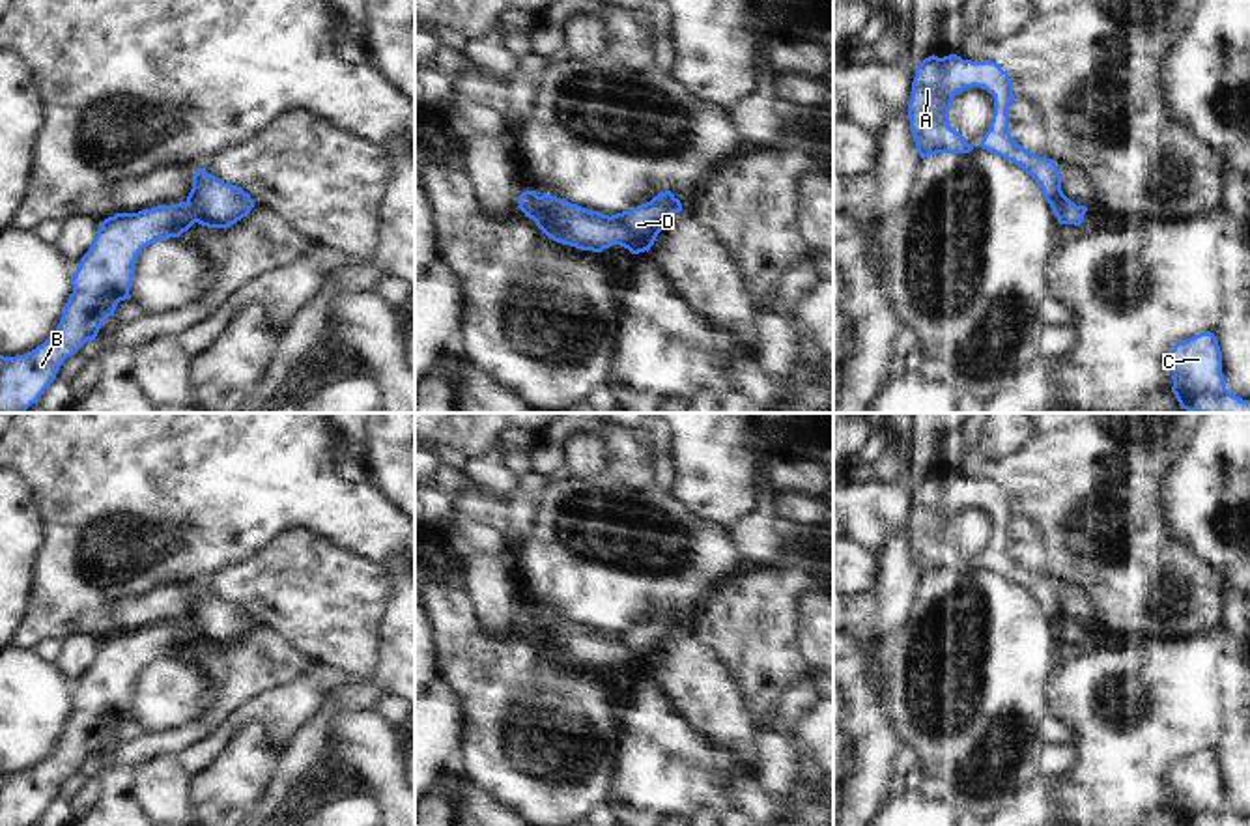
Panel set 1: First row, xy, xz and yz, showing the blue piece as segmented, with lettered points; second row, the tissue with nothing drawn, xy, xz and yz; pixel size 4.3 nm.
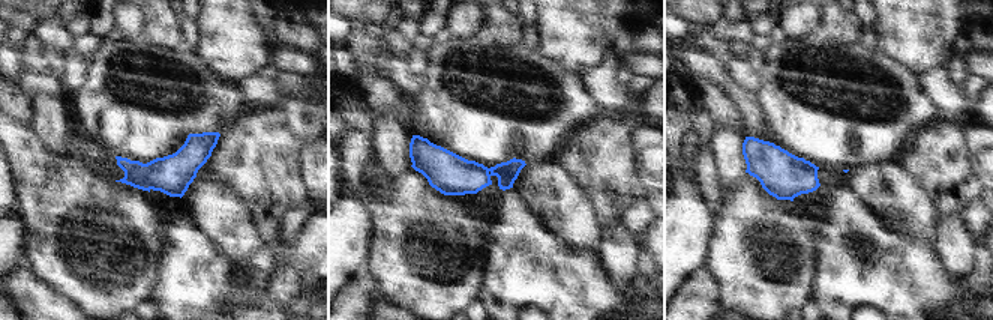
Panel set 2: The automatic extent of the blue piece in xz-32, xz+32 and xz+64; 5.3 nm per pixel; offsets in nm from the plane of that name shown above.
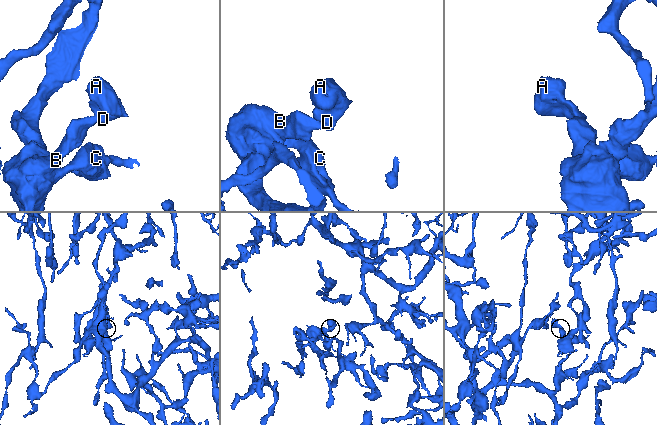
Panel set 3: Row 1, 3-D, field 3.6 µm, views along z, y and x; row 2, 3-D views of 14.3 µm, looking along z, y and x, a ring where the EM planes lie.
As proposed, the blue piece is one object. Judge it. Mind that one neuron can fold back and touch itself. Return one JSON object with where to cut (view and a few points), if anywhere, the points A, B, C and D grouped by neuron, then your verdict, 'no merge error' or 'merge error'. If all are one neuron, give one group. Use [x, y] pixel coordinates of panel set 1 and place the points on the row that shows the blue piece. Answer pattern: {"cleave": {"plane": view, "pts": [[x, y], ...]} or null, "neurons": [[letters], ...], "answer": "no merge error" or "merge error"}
{"cleave": null, "neurons": [["A", "B", "C", "D"]], "answer": "no merge error"}

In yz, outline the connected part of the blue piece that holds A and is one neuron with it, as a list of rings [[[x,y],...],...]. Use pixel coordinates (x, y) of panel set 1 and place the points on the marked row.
[[[932,54],[916,67],[908,120],[919,157],[970,153],[973,150],[973,146],[949,125],[953,97],[973,86],[994,95],[990,129],[979,146],[1030,174],[1043,189],[1043,196],[1059,224],[1080,226],[1087,207],[1076,206],[1063,194],[1058,164],[1052,159],[1039,157],[1018,146],[1011,136],[1009,107],[1015,101],[1013,82],[1009,73],[996,62],[972,62],[957,54],[938,58]]]

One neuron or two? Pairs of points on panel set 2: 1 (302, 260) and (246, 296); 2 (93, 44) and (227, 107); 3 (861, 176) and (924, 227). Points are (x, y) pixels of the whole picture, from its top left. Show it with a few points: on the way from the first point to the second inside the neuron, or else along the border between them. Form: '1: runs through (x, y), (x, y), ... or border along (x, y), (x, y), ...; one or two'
1: runs through (287, 260), (275, 260), (254, 281); one
2: border along (104, 39), (87, 60); two
3: runs through (876, 184), (909, 212); one

